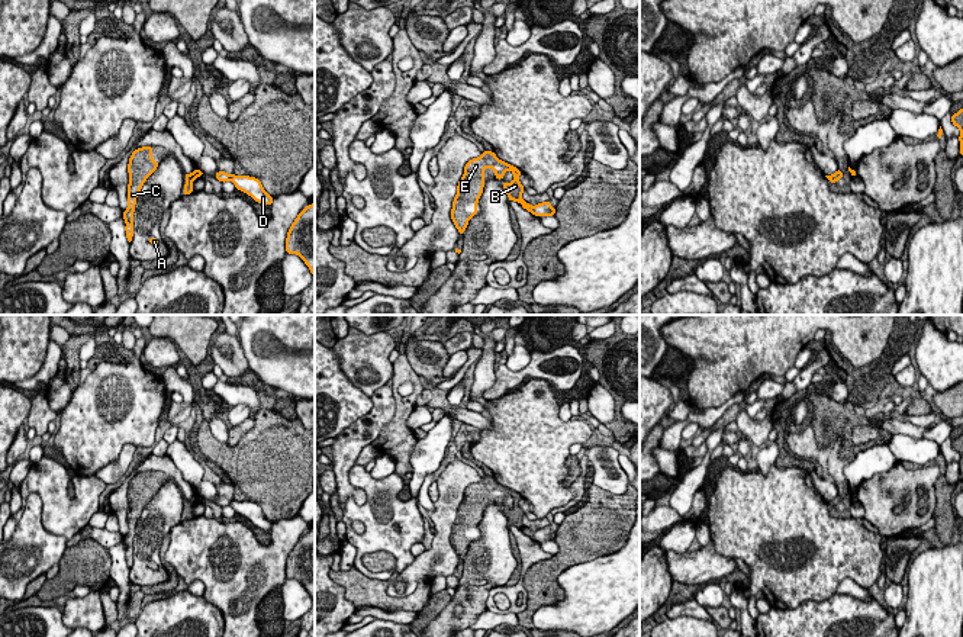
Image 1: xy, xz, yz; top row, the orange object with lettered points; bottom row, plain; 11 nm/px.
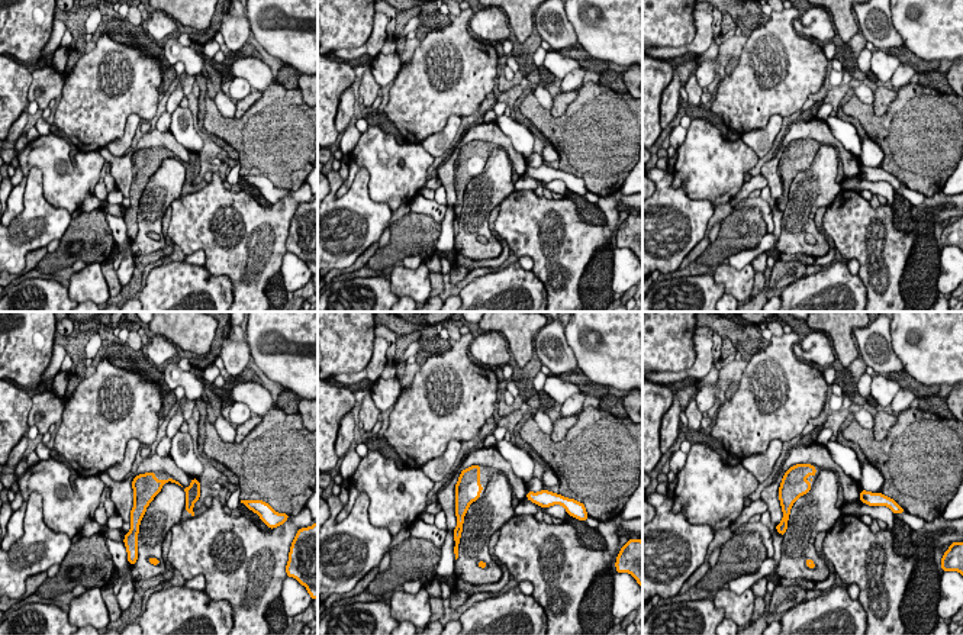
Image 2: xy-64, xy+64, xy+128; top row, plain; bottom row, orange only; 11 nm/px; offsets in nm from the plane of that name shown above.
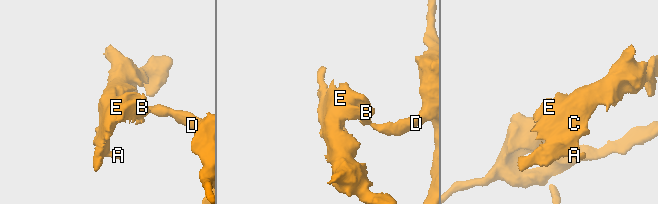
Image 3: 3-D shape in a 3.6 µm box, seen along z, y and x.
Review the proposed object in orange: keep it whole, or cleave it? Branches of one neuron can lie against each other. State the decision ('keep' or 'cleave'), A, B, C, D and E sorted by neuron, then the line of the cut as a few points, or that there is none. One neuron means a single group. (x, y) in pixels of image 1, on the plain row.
cleave; groups A B C E / D; cut xy (196, 495), (197, 501)

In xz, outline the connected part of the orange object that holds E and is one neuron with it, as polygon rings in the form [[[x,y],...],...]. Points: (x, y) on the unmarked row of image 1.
[[[484,476],[480,482],[471,483],[466,492],[464,499],[457,511],[457,519],[452,527],[451,544],[463,560],[471,541],[477,540],[477,528],[484,512],[484,495],[493,493],[495,502],[502,505],[505,496],[511,495],[513,498],[512,508],[502,508],[505,517],[508,518],[509,527],[522,528],[524,511],[519,508],[521,495],[511,490],[496,482],[493,476]]]

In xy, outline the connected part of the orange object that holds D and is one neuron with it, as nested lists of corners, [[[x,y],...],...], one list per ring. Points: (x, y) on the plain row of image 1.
[[[218,496],[215,499],[215,502],[222,506],[226,508],[228,505],[231,505],[235,512],[244,518],[247,518],[248,521],[251,521],[255,527],[271,531],[274,522],[270,521],[264,512],[263,508],[257,504],[257,502],[249,502],[249,501],[235,501],[235,499],[228,499],[225,496]]]

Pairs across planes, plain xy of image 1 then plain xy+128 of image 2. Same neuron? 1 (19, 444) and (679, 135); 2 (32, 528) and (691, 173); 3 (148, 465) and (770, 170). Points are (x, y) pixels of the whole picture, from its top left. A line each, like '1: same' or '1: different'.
1: different
2: different
3: same

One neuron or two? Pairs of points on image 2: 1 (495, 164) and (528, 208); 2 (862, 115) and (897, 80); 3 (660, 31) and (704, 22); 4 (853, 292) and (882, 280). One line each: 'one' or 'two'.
1: two
2: two
3: two
4: two

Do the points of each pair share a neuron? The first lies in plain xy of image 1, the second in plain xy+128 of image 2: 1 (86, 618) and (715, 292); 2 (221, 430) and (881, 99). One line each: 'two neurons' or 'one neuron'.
1: two neurons
2: two neurons

